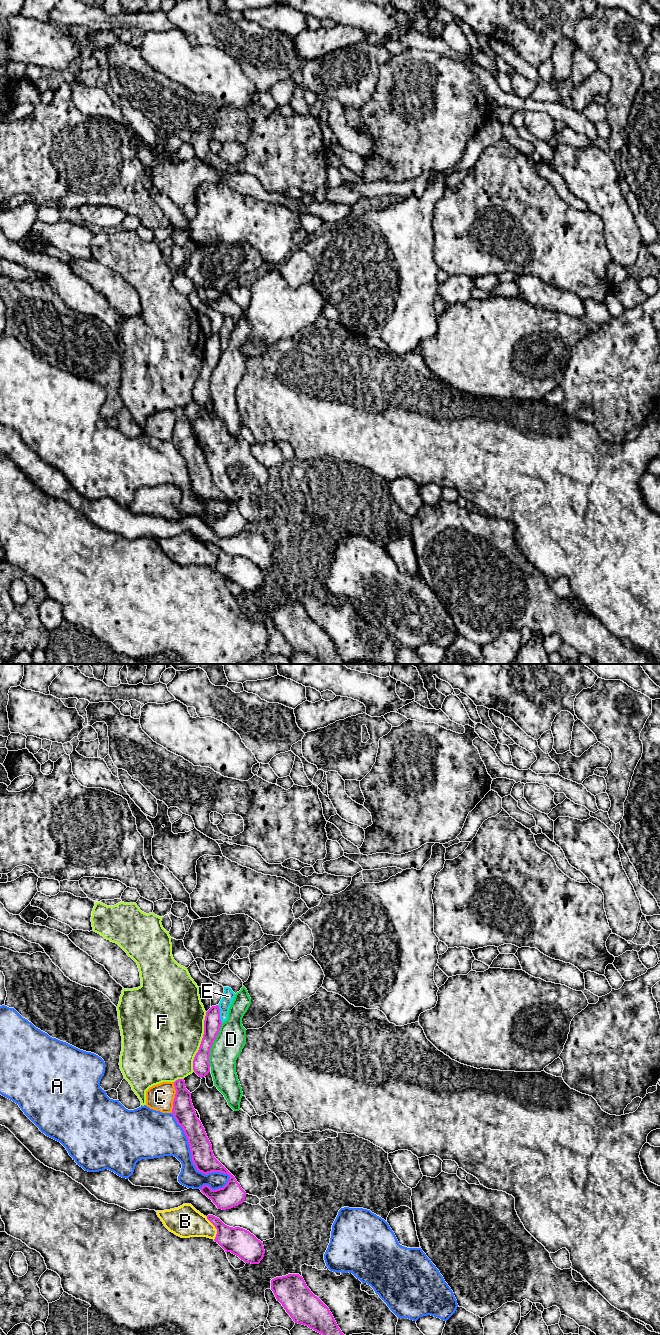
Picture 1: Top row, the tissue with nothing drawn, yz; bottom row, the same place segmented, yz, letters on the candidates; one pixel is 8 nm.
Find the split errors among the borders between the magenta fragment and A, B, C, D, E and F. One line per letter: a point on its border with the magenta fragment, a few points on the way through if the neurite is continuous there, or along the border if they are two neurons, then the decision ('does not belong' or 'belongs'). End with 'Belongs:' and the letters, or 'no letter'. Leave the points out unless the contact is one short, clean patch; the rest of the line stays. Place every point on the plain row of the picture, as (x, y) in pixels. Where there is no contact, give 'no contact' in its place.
A: meets magenta in yz at (193, 491); does not belong
B: meets magenta in yz at (215, 555); does not belong
C: meets magenta in yz at (175, 425); does not belong
D: meets magenta in yz at (211, 373); border along yz (222, 351), (210, 377), (209, 394); does not belong
E: meets magenta in yz at (219, 342); border along yz (217, 333), (222, 350); does not belong
F: meets magenta in yz at (201, 370); does not belong
Belongs: no letter

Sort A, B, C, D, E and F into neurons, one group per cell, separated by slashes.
A / B / C / D / E / F

